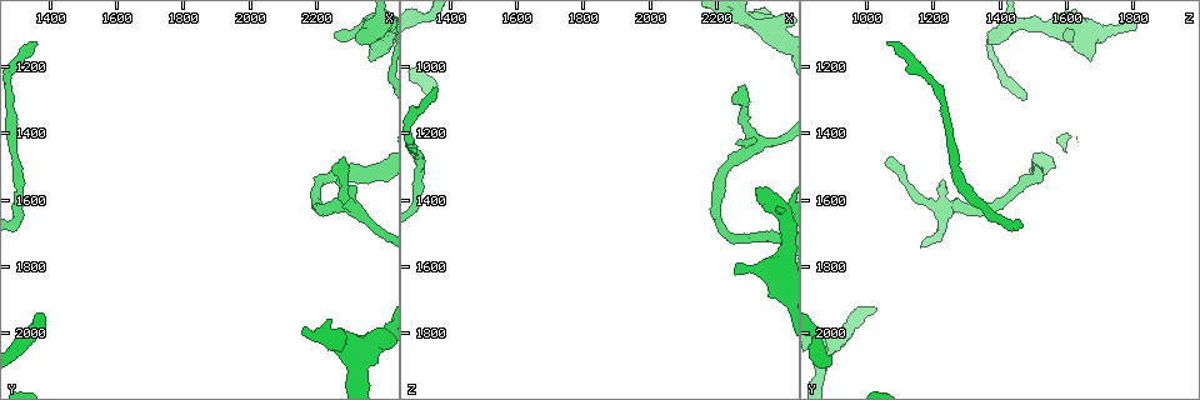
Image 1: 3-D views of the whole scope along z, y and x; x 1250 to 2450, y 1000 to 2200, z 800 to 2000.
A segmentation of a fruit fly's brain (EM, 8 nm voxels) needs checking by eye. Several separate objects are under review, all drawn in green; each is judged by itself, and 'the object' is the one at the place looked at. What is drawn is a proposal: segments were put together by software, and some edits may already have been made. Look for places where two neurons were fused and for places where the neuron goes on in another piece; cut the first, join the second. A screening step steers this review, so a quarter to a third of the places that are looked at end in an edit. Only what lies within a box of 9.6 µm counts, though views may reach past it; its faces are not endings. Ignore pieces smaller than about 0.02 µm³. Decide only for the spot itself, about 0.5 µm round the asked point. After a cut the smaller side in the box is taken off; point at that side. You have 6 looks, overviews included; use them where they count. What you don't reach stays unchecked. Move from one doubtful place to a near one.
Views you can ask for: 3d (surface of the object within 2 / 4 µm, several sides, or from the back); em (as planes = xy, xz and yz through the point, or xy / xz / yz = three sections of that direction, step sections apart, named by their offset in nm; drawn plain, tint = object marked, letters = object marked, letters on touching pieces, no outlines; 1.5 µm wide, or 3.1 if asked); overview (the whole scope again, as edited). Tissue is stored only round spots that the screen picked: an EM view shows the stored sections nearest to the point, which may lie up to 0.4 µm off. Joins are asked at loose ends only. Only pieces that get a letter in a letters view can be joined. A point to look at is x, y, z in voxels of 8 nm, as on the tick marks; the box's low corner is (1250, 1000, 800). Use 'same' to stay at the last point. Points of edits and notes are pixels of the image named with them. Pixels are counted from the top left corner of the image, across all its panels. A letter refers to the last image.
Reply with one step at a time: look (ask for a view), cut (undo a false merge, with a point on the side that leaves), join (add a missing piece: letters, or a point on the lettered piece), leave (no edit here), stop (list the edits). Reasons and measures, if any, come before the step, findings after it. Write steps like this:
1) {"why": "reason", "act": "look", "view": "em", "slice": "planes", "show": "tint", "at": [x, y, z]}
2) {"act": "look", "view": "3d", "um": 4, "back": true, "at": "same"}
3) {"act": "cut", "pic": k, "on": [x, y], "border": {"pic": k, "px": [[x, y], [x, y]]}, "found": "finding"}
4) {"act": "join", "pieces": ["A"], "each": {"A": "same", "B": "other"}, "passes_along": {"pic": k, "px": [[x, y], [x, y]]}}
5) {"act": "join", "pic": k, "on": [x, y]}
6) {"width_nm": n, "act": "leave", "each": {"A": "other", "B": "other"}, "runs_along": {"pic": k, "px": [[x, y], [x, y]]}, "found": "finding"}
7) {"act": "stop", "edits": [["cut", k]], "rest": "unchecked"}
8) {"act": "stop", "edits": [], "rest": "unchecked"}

{"why": "an open end", "act": "look", "view": "em", "slice": "yz", "step": 4, "show": "tint", "at": [2260, 1100, 1620]}

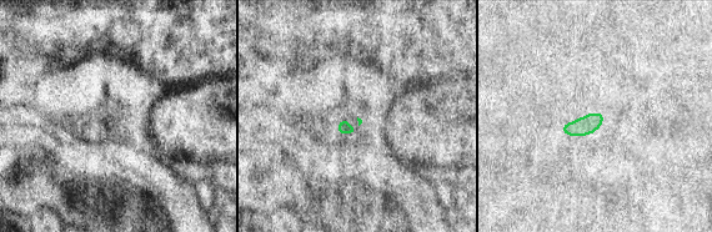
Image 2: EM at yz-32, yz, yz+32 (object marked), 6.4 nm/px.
{"act": "look", "view": "em", "slice": "planes", "show": "letters", "at": "same"}

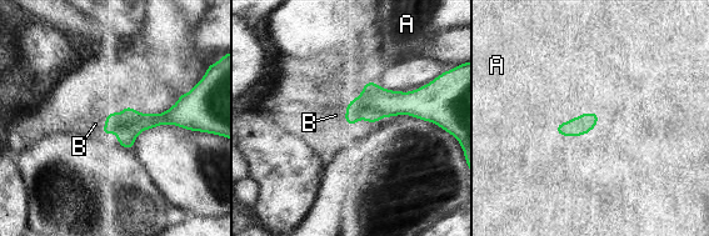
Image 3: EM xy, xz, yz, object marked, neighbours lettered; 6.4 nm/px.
{"width_nm": 120, "act": "join", "pic": 3, "on": [95, 124], "each": {"A": "other", "B": "same"}, "passes_along": {"pic": 3, "px": [[126, 125], [104, 126], [95, 124]]}, "found": "the neuron continues"}

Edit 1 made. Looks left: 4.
{"why": "redraw", "act": "look", "view": "overview"}

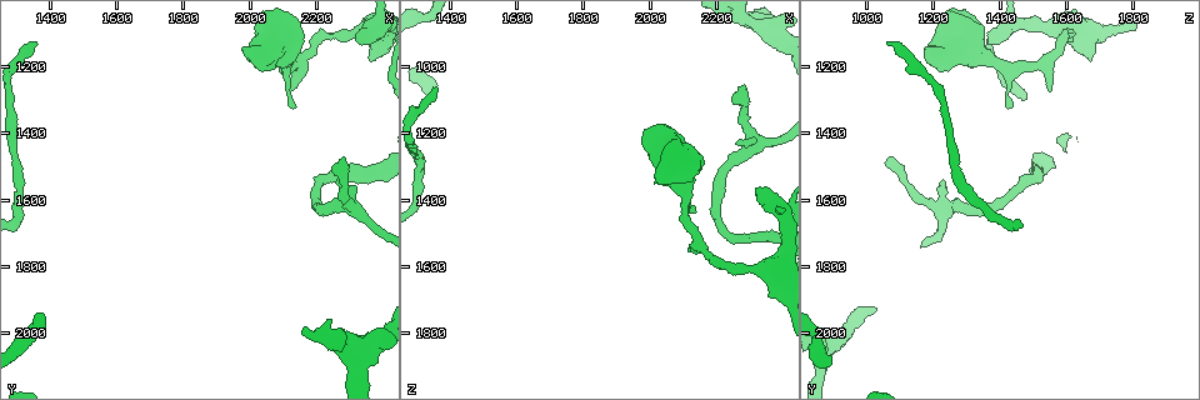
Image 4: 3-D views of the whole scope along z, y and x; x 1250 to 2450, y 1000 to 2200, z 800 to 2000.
{"why": "stops while still wide", "act": "look", "view": "em", "slice": "planes", "show": "letters", "at": [2330, 1140, 1360]}

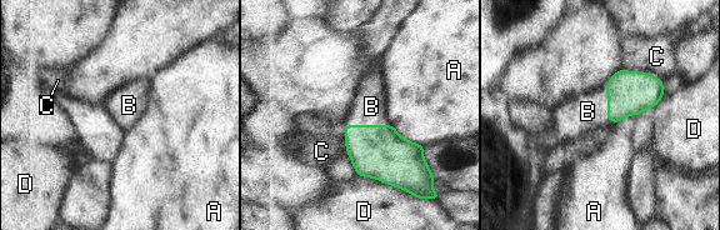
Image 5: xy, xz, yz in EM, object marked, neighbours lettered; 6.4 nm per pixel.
{"act": "join", "pic": 5, "on": [371, 106], "each": {"A": "other", "B": "same", "C": "other", "D": "other"}, "found": "the neuron continues"}

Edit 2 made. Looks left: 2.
{"why": "branch stops here", "act": "look", "view": "3d", "um": 4, "at": [1980, 1140, 1200]}

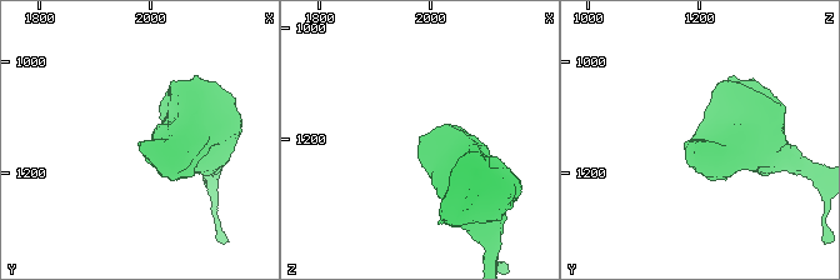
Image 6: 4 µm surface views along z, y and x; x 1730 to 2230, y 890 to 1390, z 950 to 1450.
{"why": "shape alone is not enough", "act": "look", "view": "em", "slice": "planes", "show": "letters", "at": [1980, 1150, 1200]}

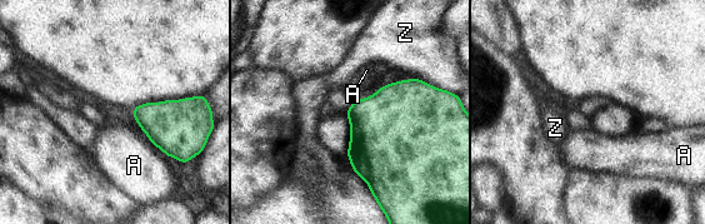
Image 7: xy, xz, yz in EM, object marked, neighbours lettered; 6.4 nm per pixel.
{"act": "leave", "each": {"A": "other", "Z": "other"}, "border": {"pic": 7, "px": [[149, 140], [166, 157]]}, "found": "no lettered piece goes on from it"}

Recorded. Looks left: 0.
{"act": "stop", "edits": [["join", 3], ["join", 5]], "rest": "unchecked"}

